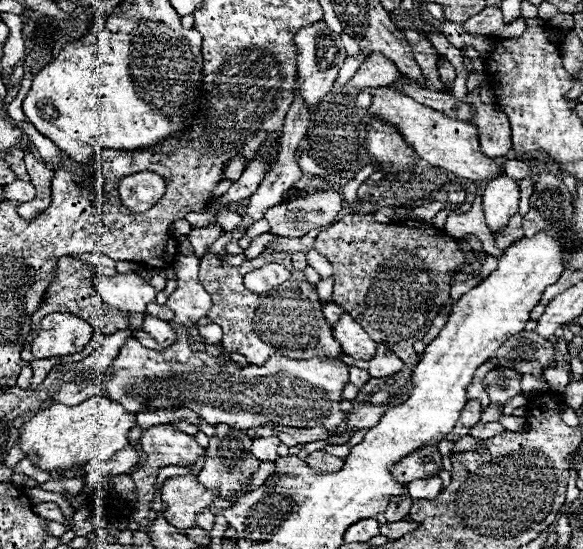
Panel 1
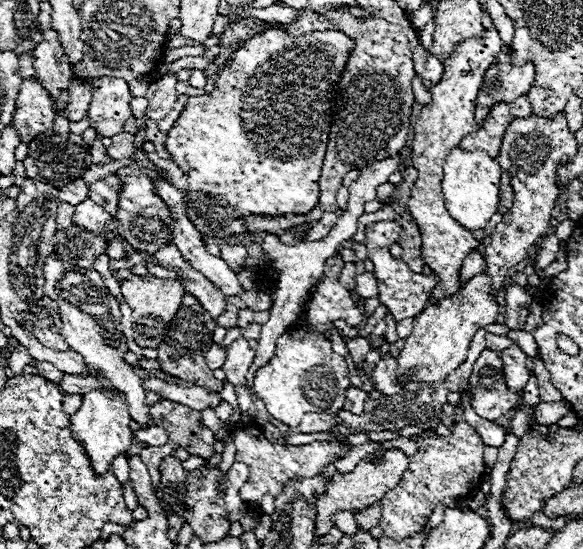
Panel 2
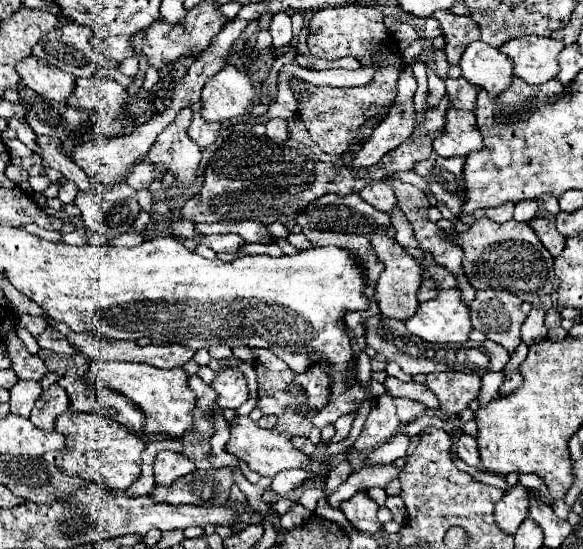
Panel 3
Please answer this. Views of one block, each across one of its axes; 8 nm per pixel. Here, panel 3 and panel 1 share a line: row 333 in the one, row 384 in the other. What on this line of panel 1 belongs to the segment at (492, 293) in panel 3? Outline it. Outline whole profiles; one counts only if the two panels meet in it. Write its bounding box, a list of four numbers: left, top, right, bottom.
[484,368,522,404]

